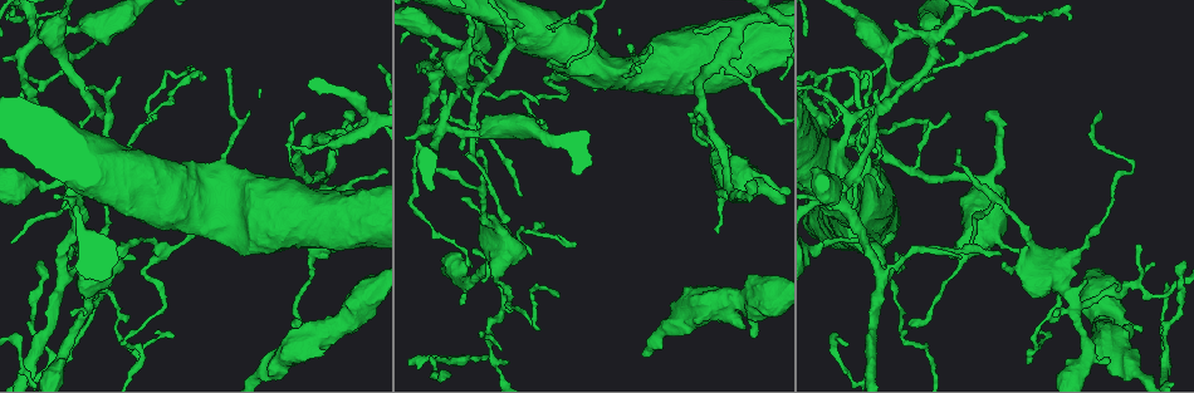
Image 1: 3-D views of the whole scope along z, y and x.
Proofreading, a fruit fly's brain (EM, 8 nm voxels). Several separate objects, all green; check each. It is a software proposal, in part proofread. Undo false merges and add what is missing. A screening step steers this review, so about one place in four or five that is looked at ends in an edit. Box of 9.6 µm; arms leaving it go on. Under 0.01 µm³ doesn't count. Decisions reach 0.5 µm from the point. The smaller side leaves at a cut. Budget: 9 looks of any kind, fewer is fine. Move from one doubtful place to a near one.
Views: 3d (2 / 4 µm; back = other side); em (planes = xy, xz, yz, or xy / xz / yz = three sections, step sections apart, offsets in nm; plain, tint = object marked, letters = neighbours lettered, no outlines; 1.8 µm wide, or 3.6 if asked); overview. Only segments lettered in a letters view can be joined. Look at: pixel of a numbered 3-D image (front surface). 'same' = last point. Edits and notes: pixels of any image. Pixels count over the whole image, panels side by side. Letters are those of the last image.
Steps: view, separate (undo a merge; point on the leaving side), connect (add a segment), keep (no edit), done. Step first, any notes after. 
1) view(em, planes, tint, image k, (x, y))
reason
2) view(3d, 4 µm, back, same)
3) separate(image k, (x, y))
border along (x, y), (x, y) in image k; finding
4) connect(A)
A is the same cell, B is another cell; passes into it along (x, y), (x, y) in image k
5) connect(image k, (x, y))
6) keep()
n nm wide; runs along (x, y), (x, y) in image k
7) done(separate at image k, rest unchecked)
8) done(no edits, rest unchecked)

view(3d, 4 µm, image 1, (908, 259))
branch stops here

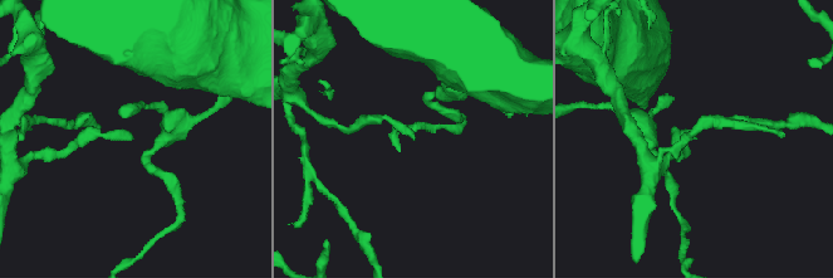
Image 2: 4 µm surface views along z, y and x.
view(em, planes, letters, image 2, (694, 137))

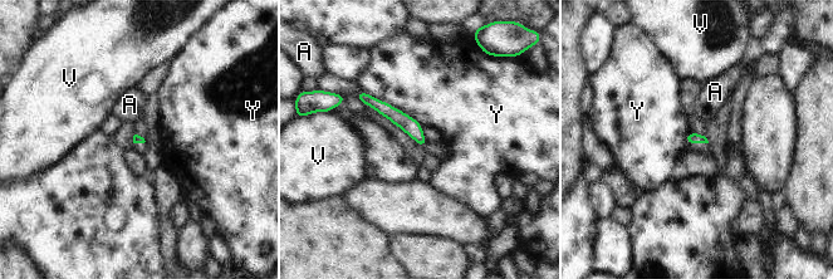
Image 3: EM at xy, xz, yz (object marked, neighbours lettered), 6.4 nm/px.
keep()
Y touches over 460 nm; A, V and Y are other cells; runs along (361, 96), (400, 118), (422, 141) in image 3; none of them fits

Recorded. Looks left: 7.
view(em, planes, letters, image 1, (507, 45))
thick turns thin

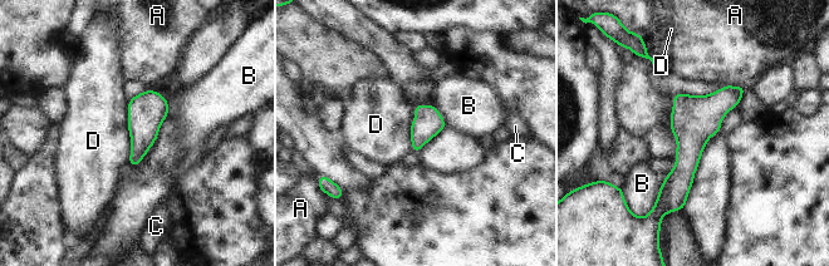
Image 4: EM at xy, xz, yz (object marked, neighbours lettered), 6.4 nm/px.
keep()
180 nm wide; A, B, C and D are other cells; runs along (740, 89), (691, 136), (678, 203) in image 4; all the same cell

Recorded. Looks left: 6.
view(em, planes, letters, image 1, (445, 126))
abrupt turn

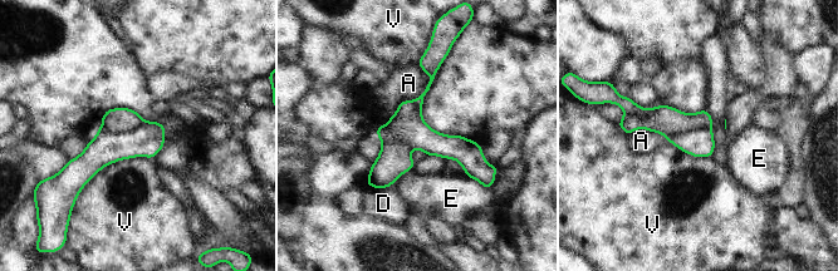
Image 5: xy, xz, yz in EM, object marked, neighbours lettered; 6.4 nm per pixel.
separate(image 5, (699, 142))
A, D, E and V are other cells; border along (710, 126), (697, 126), (667, 138) in image 5; a second cell is stuck on

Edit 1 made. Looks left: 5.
view(overview)
redraw

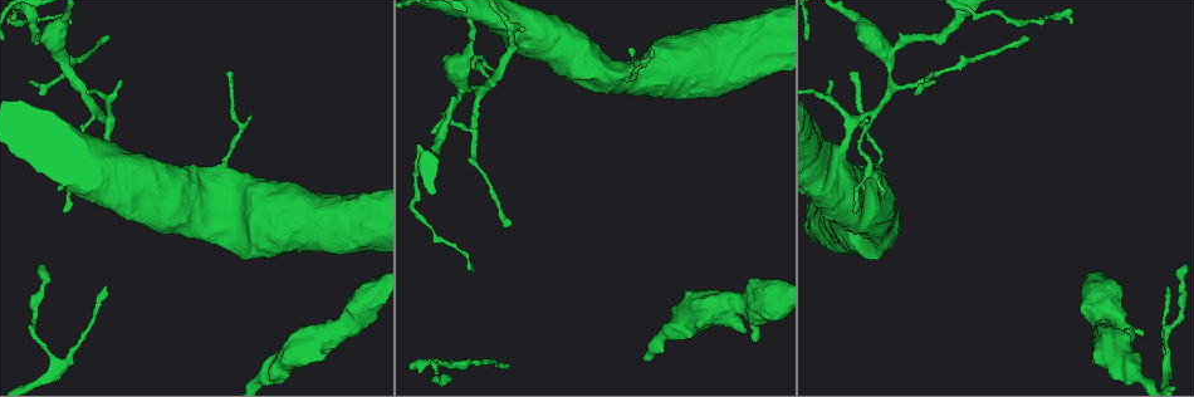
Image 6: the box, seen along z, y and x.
view(em, planes, letters, image 6, (214, 243))
an open end

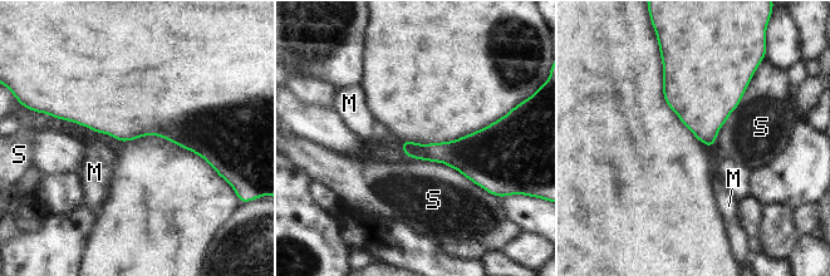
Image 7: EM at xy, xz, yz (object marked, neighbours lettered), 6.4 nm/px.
keep()
M and S are other cells; border along (406, 156), (443, 162), (487, 191) in image 7; no lettered segment goes on from it

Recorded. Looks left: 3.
done(separate at image 5, rest unchecked)

